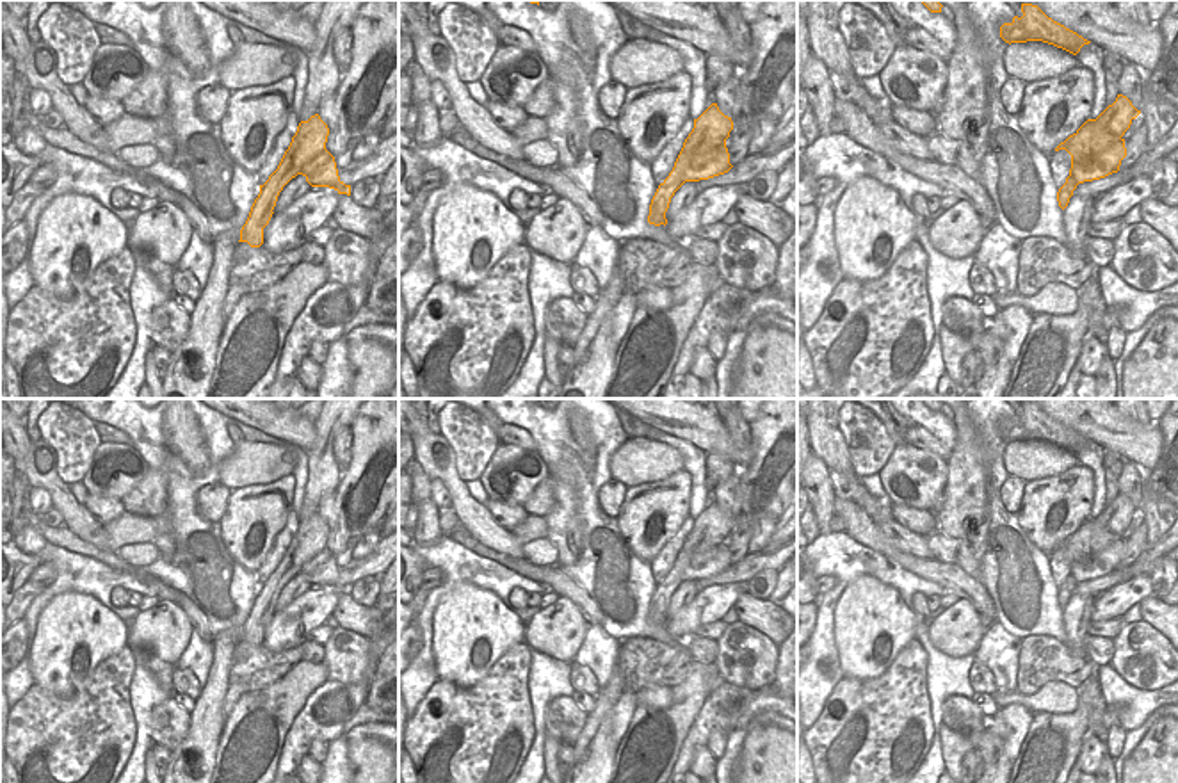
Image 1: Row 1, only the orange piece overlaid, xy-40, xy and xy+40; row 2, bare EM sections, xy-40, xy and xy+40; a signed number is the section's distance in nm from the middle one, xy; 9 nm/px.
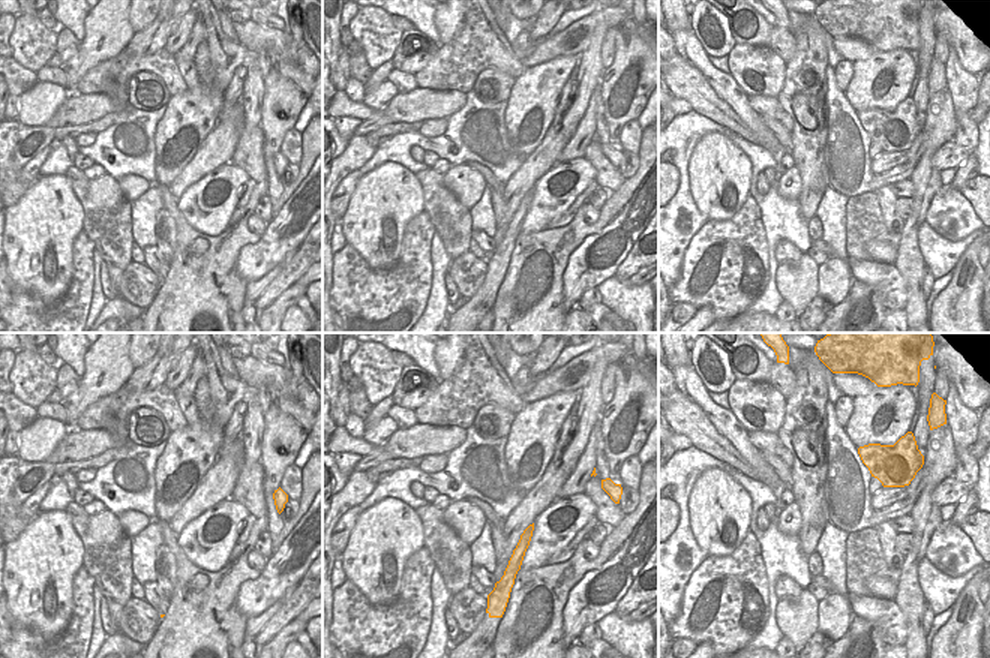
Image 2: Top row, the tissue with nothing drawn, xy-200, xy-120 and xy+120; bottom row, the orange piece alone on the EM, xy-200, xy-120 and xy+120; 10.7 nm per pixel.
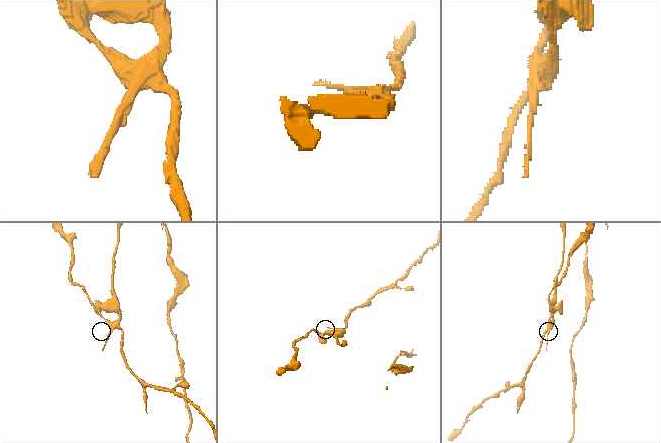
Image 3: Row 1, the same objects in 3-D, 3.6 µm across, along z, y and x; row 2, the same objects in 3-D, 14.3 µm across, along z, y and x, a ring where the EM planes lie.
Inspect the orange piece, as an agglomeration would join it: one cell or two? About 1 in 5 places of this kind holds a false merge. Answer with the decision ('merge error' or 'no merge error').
merge error

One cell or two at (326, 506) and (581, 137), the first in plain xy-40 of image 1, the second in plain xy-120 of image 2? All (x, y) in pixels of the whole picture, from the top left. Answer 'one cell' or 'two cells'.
two cells

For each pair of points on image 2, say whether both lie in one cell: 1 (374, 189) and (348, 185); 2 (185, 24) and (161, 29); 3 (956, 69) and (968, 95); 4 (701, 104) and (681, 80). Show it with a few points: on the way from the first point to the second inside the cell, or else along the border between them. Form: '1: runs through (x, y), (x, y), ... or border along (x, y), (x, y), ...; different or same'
1: border along (363, 176), (341, 218); different
2: border along (171, 35), (162, 47); different
3: runs through (956, 75), (963, 89); same
4: runs through (699, 98), (687, 86); same

